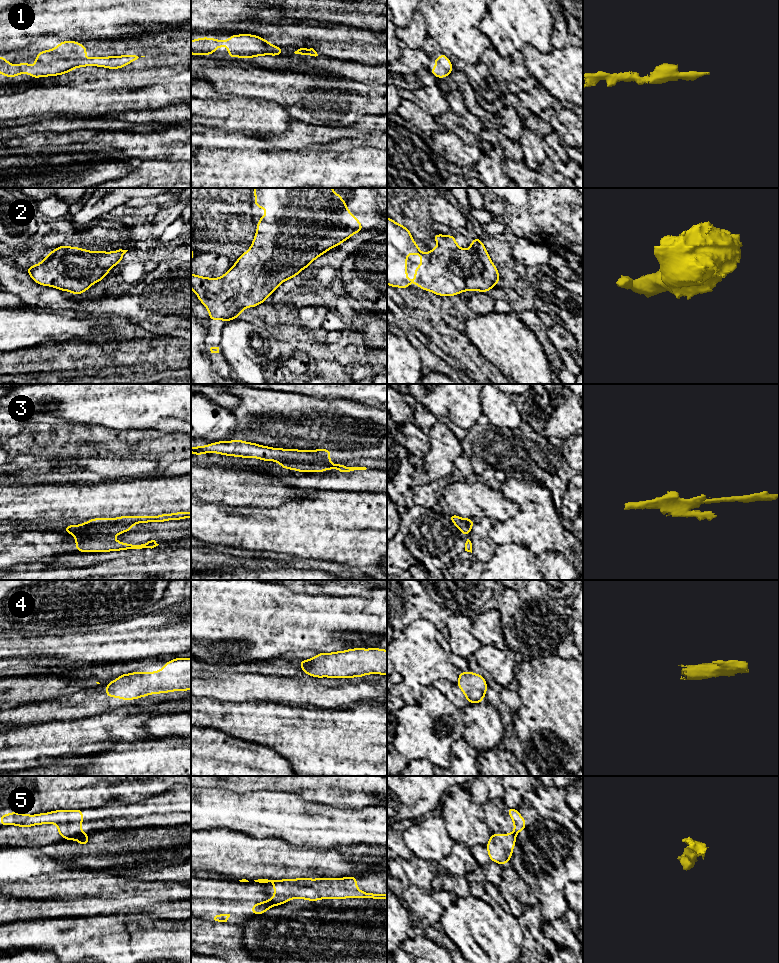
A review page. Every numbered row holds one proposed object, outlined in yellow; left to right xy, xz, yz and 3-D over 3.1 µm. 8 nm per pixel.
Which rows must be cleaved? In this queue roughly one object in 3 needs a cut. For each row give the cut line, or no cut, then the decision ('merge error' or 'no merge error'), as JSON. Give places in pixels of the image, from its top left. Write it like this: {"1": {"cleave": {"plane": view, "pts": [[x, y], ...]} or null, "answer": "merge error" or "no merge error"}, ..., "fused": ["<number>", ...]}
{"1": {"cleave": null, "answer": "no merge error"}, "2": {"cleave": null, "answer": "no merge error"}, "3": {"cleave": null, "answer": "no merge error"}, "4": {"cleave": null, "answer": "no merge error"}, "5": {"cleave": {"plane": "xy", "pts": [[84, 833], [75, 838]]}, "answer": "merge error"}, "fused": ["5"]}

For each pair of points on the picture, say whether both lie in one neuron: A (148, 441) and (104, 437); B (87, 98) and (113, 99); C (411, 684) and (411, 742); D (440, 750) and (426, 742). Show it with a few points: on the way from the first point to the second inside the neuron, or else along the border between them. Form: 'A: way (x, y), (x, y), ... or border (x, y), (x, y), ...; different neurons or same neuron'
A: way (137, 439), (115, 439); same neuron
B: way (93, 99), (107, 99); same neuron
C: border (424, 685), (420, 691), (420, 699), (405, 705); different neurons
D: way (437, 748), (429, 742); same neuron

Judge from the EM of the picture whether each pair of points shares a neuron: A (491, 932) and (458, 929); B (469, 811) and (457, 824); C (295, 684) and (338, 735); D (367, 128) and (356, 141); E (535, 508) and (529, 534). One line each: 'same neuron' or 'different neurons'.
A: same neuron
B: same neuron
C: different neurons
D: different neurons
E: same neuron

